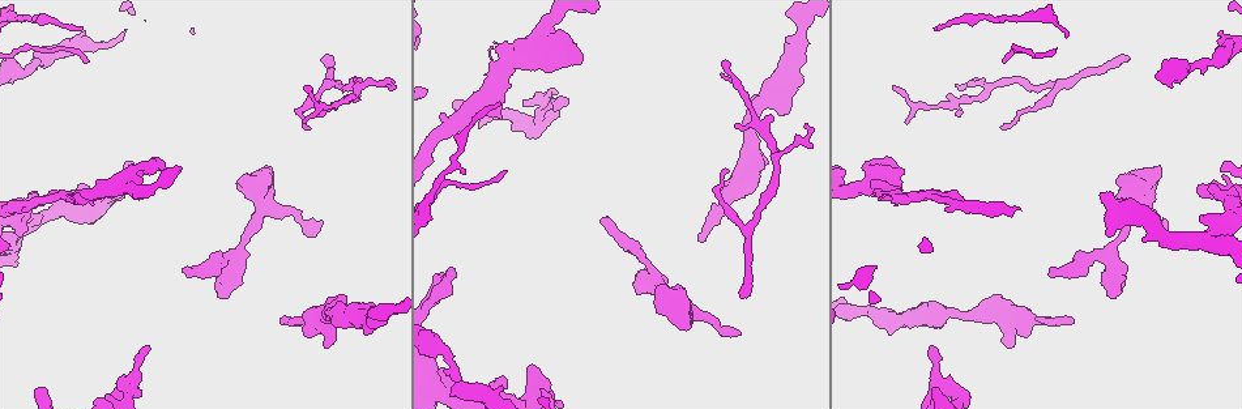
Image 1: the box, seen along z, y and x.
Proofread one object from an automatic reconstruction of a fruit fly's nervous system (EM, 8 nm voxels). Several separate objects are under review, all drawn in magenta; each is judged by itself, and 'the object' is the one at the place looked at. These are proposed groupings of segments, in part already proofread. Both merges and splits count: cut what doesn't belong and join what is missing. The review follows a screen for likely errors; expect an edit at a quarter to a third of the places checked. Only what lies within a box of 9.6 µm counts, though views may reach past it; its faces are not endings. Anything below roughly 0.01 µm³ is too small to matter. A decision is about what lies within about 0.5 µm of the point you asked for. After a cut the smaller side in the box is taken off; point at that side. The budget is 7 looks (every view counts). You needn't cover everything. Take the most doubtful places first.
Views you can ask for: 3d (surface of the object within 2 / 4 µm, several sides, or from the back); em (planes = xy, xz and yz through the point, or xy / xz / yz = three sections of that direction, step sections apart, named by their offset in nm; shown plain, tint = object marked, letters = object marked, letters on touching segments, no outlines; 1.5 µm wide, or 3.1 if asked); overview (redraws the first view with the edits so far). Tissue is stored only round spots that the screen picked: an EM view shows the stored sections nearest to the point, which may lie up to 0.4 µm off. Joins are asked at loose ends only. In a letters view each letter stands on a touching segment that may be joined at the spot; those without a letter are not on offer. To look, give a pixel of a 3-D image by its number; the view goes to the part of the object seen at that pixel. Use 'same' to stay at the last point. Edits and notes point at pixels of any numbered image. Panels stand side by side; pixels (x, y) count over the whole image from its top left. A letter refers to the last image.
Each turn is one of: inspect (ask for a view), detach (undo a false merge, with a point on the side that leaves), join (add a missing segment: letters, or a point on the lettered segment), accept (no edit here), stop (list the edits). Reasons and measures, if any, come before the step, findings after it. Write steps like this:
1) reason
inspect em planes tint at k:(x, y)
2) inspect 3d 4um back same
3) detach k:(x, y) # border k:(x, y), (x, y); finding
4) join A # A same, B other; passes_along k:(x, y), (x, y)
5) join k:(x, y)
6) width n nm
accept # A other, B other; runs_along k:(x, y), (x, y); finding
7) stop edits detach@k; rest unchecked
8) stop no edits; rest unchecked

thick end
inspect 3d 2um at 1:(1107, 292)

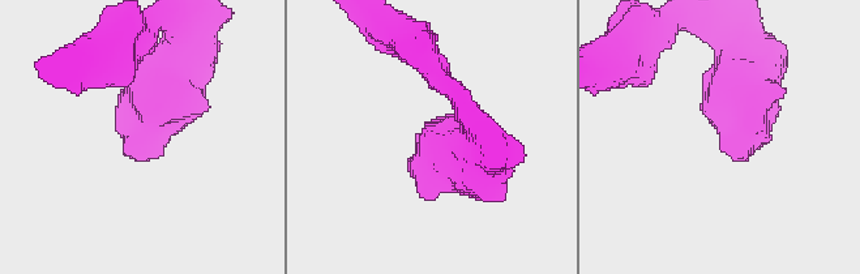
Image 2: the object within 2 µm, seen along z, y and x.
need the tissue
inspect em yz step 4 letters at 2:(724, 145)

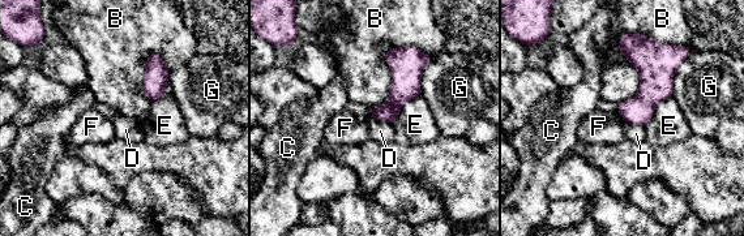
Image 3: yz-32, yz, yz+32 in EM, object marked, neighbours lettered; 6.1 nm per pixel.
accept # B other, C other, D other, E other, F other, G other; border 3:(618, 112), (624, 120); none of them fits

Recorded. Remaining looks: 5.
branch stops here
inspect 3d 2um at 1:(548, 379)

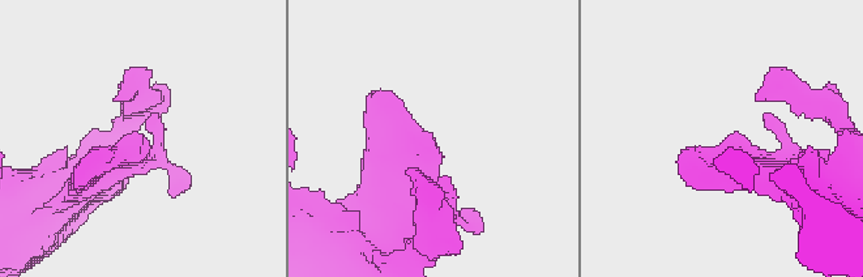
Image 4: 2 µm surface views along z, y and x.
need the tissue
inspect em xz step 4 letters at 4:(139, 135)

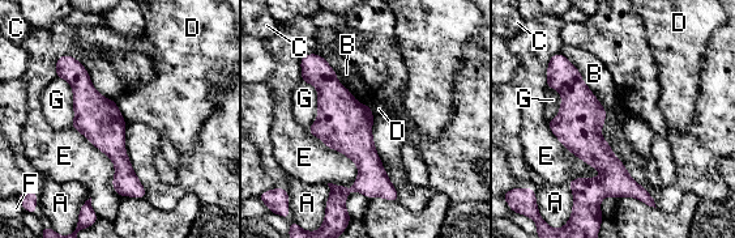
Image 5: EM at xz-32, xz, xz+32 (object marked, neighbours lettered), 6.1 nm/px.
another direction
inspect em planes letters same

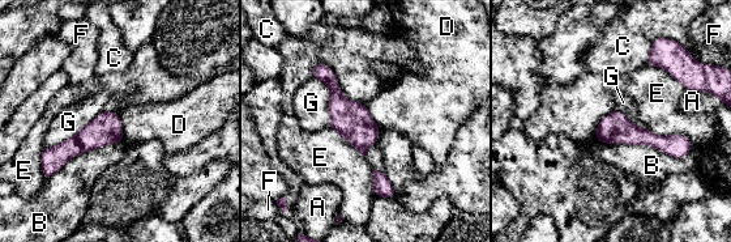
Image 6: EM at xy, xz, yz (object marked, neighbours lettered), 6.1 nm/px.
longest_contact B 600 nm
accept # A other, B other, C other, D other, E other, F other, G other; border 6:(105, 110), (71, 138), (45, 148); none of them fits

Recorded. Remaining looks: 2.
stop no edits; rest unchecked

